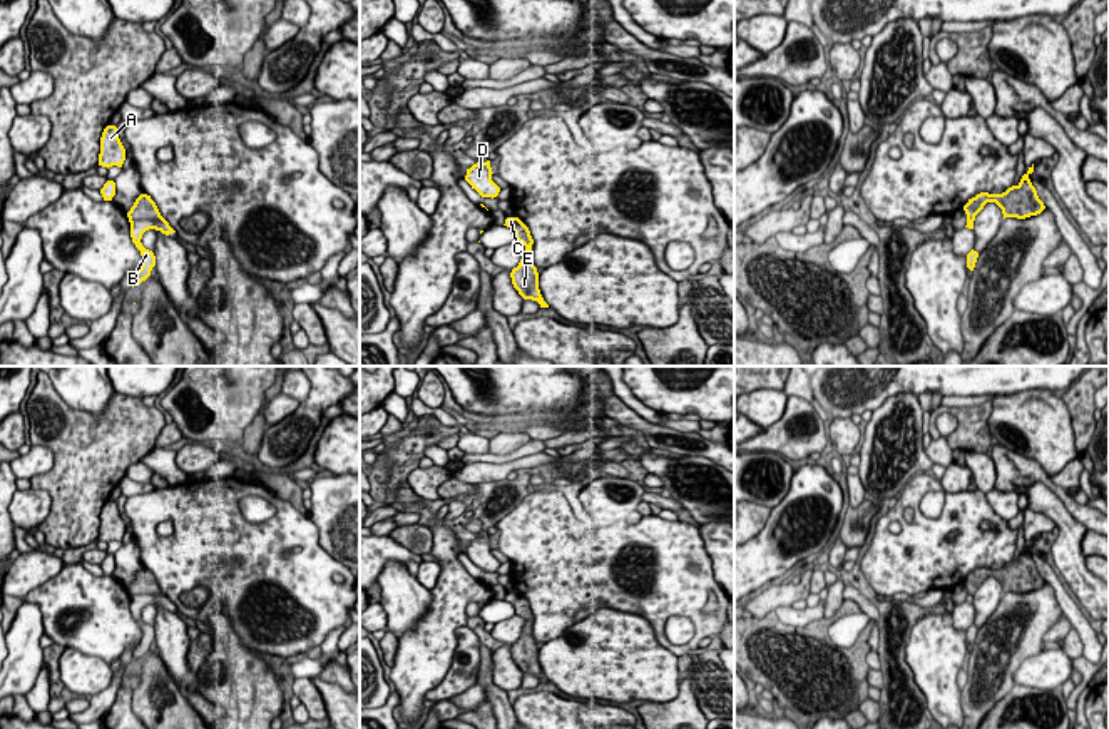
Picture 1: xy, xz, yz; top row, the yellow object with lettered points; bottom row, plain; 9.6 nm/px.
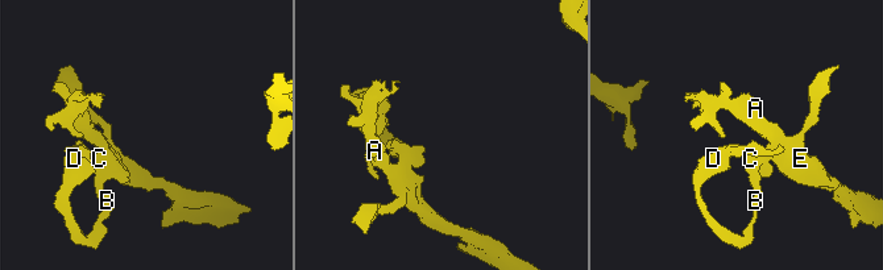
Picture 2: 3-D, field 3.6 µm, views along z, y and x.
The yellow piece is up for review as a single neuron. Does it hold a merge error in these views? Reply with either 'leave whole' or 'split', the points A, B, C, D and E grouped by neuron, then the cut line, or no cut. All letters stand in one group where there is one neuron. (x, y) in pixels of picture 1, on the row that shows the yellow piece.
leave whole; A B C D E; no cut

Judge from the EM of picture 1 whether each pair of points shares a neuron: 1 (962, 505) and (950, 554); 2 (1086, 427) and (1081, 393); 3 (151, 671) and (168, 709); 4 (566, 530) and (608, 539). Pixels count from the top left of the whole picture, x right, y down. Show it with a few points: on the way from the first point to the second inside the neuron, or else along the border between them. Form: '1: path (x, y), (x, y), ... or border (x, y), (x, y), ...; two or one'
1: path (962, 517), (962, 542); one
2: path (1083, 418), (1081, 402); one
3: path (156, 681), (158, 699); one
4: path (576, 539), (597, 539); one

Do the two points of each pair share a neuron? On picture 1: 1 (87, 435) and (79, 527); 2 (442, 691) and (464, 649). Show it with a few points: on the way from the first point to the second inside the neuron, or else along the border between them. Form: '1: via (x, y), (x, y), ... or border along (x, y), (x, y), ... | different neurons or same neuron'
1: via (87, 458), (87, 467), (79, 484), (79, 504) | same neuron
2: via (452, 681), (469, 659) | same neuron

